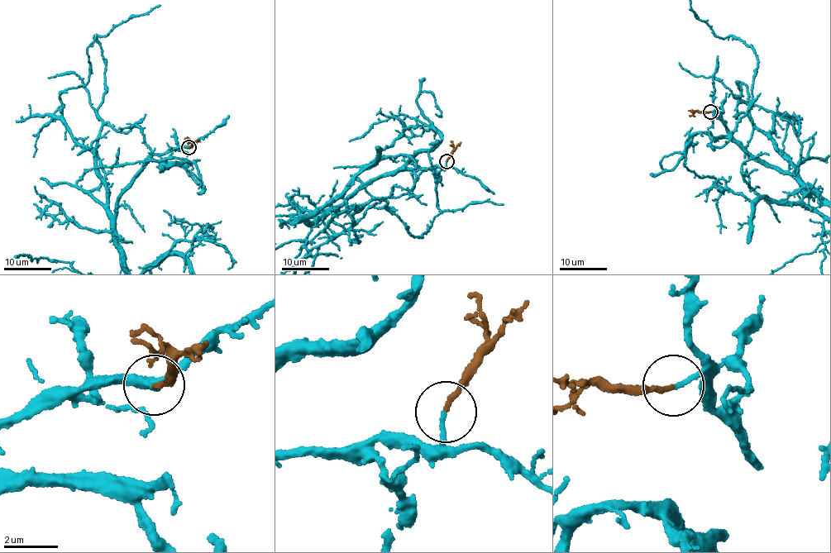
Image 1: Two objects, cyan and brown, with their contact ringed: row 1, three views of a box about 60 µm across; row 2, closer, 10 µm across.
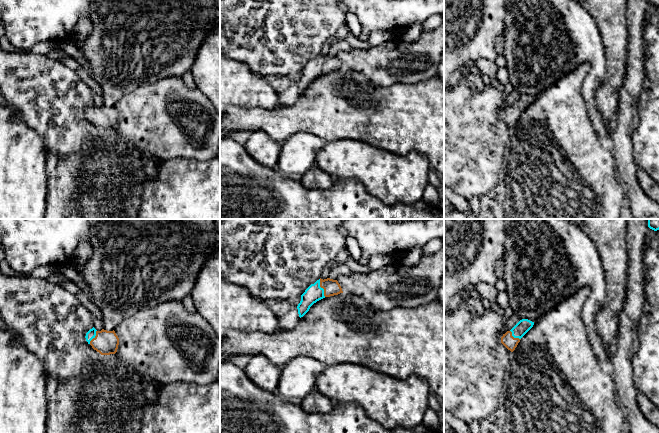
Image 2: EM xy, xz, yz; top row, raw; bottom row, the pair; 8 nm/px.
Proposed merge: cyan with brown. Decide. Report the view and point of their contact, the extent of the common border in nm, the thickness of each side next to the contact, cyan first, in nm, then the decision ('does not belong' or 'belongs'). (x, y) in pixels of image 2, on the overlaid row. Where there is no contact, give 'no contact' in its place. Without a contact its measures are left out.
xz (322, 288) | 150 nm | 140/130 nm | belongs

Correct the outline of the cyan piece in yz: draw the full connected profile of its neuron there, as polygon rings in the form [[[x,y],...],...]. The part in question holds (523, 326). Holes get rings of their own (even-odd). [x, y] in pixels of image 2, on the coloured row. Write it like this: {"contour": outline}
{"contour": [[[528,319],[520,320],[510,331],[501,337],[501,343],[511,352],[515,350],[521,338],[533,327],[534,322]]]}

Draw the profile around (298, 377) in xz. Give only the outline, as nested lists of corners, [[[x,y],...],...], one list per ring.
[[[299,356],[281,367],[276,393],[282,398],[305,398],[315,391],[315,383],[326,366],[320,361]]]

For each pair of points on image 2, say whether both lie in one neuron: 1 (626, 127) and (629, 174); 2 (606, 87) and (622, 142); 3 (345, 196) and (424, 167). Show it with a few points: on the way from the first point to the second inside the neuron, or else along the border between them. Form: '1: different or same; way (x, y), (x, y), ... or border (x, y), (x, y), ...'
1: same; way (625, 139), (625, 162)
2: different; border (620, 94), (617, 113), (611, 126)
3: different; border (344, 179), (357, 178), (368, 192), (384, 203)

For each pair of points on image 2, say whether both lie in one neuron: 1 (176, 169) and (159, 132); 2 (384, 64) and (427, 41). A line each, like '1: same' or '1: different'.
1: different
2: same

